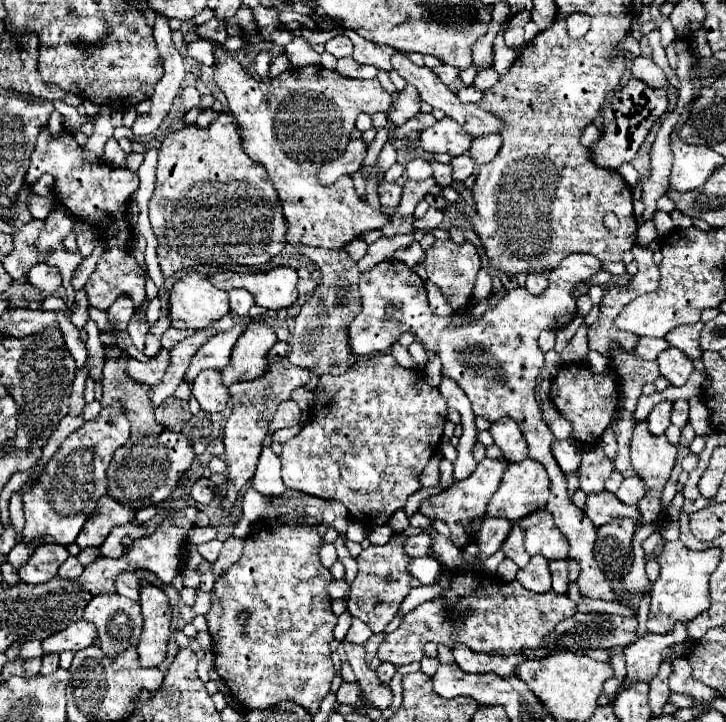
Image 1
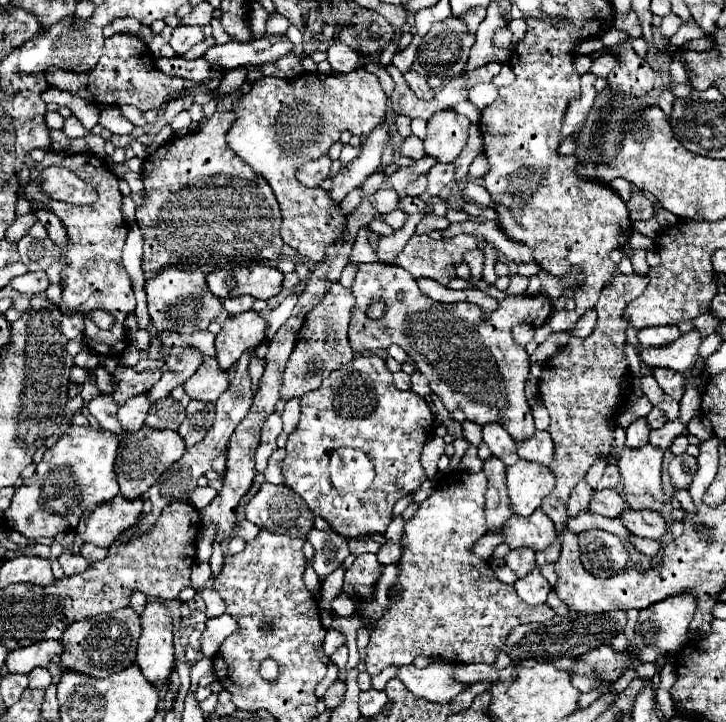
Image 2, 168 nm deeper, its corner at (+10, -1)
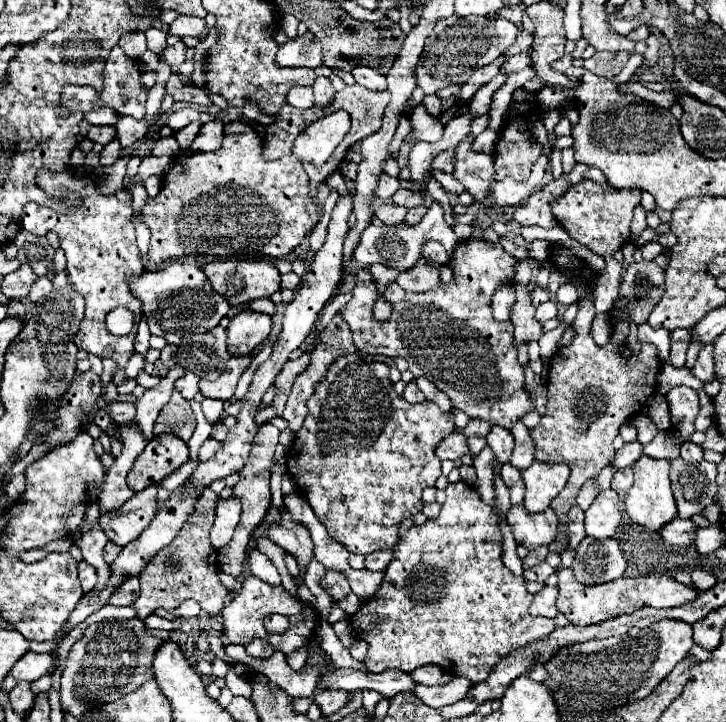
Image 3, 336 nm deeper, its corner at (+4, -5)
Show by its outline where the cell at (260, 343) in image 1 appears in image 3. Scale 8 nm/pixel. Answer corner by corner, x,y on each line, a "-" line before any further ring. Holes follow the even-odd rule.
244,309
240,311
228,327
228,351
230,355
248,355
260,343
268,339
272,331
272,317

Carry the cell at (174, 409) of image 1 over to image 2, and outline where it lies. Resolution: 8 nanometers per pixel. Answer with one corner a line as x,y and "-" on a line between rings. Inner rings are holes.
164,397
154,401
154,409
150,409
146,417
146,425
152,429
172,429
176,431
178,425
184,421
184,407
174,401
172,397

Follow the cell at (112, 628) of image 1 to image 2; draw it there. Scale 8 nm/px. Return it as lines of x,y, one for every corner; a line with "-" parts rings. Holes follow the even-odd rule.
122,607
114,613
102,613
98,617
86,617
68,625
62,641
66,651
62,653
64,669
78,669
92,677
108,677
114,669
124,669
136,661
136,645
140,637
140,617
132,607

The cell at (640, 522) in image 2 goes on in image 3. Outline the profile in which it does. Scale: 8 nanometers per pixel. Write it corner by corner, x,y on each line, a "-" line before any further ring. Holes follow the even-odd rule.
676,517
676,521
670,521
662,531
662,539
668,541
670,545
678,545
678,547
688,547
696,541
696,525
692,519
680,519

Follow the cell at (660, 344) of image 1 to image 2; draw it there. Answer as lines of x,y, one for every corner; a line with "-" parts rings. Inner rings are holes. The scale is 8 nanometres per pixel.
692,329
684,335
680,335
670,345
640,347
640,357
650,369
652,367
668,367
668,369
682,373
694,365
702,341
704,341
704,335
698,329

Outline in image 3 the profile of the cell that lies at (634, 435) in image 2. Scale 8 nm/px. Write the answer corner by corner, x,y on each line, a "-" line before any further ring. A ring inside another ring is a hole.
632,441
632,443
626,443
620,451
616,451
616,455
610,463
612,463
614,471
620,471
624,467
634,465
640,459
640,455
642,455
642,445
638,441

